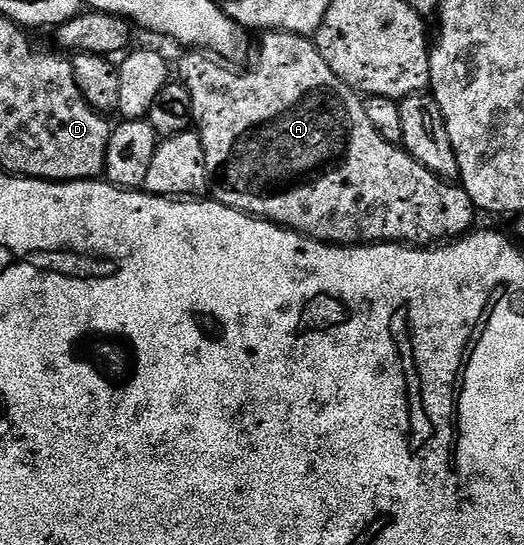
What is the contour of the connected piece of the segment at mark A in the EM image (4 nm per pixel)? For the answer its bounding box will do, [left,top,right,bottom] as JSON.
[175,31,475,245]

